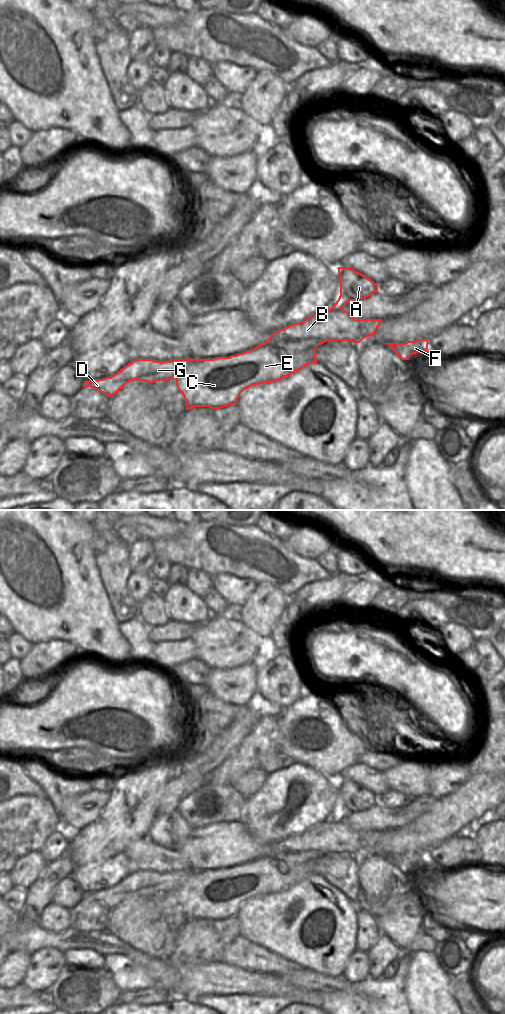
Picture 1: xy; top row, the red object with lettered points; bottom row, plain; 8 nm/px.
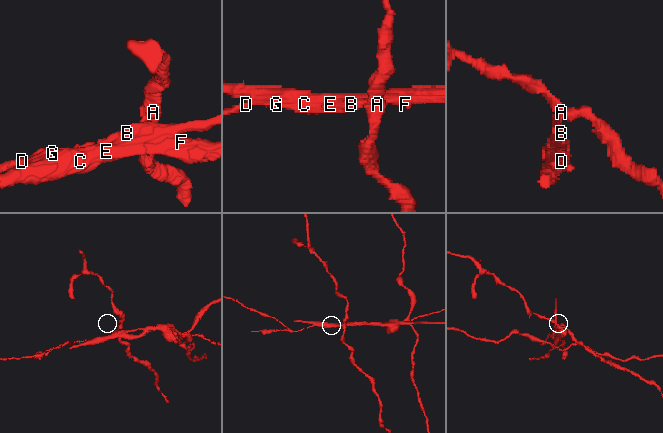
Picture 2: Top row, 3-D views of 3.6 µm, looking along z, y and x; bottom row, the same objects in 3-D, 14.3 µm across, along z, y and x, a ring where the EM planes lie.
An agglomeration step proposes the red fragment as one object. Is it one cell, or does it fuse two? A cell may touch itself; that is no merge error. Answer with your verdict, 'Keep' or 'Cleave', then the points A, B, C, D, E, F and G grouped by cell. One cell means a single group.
Cleave. Groups: A / B C D E F G

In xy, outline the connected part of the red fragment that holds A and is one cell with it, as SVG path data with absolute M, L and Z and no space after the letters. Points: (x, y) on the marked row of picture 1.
M338 267L340 296L331 309L342 309L349 301L365 299L378 291L378 285L365 275L349 268Z

